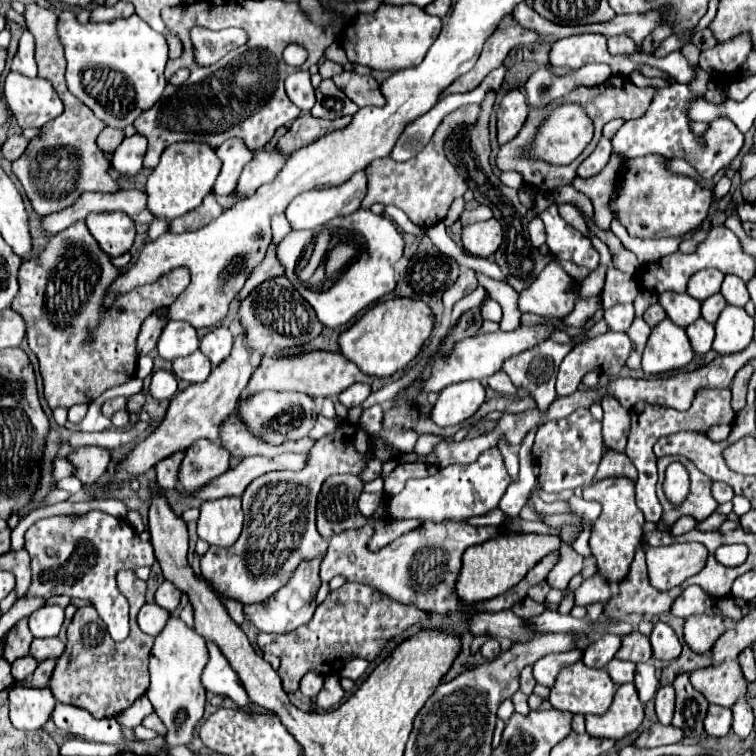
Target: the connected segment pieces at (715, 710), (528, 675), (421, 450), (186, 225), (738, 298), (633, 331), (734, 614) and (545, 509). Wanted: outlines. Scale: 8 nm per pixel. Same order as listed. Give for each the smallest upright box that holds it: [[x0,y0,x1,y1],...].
[[704,706,732,736],[520,666,536,696],[414,434,446,456],[170,194,224,234],[722,274,750,306],[626,318,650,368],[718,596,744,620],[532,492,569,514]]

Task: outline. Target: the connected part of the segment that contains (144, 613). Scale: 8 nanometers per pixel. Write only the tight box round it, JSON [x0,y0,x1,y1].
[138,604,170,636]

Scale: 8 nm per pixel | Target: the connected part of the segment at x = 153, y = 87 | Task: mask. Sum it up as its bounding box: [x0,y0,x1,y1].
[56,10,168,128]

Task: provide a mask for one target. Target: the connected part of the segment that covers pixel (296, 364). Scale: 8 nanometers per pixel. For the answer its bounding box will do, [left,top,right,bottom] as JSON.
[244,350,370,398]

